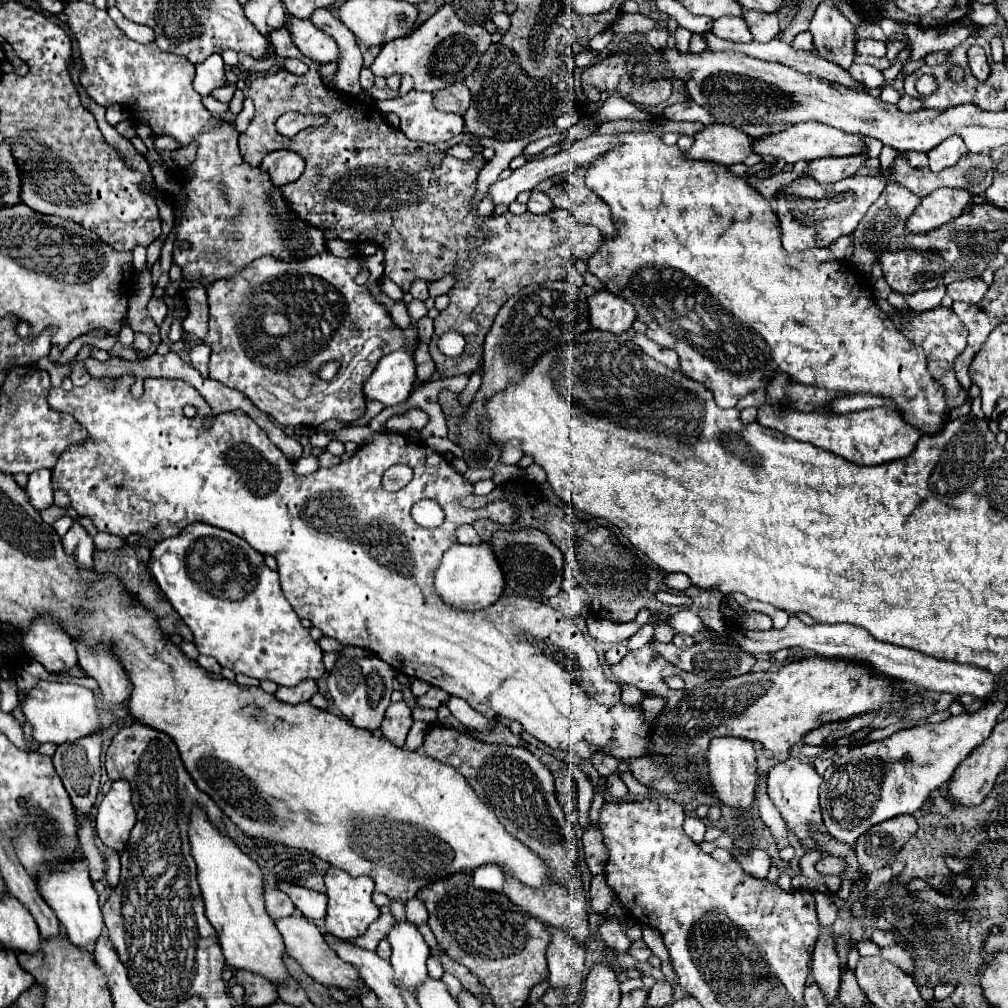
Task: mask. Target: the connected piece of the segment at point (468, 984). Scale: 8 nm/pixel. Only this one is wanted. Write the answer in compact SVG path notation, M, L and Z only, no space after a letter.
M431 949L431 953L433 953L435 957L439 957L439 961L443 963L443 969L445 969L445 971L449 971L451 975L455 975L455 977L461 981L463 989L471 991L473 995L485 995L485 987L477 981L477 977L475 977L471 971L467 971L467 969L465 969L463 965L459 965L459 963L451 961L447 955L439 953L437 949Z

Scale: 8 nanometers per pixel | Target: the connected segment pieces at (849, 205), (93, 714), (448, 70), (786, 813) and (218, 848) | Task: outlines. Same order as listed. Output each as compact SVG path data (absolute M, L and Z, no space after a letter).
M885 147L885 153L881 153L881 169L877 175L853 175L831 185L821 185L813 179L799 177L789 187L785 187L775 199L785 251L793 253L815 247L829 247L841 235L851 235L867 209L875 203L875 199L879 199L879 195L887 187L885 173L891 175L891 167L895 165L895 159L899 155L901 153L893 147Z
M39 681L31 691L27 691L19 699L21 711L27 723L33 727L33 739L39 743L67 743L75 741L83 735L89 735L97 729L107 729L113 723L111 709L97 707L99 701L91 689L73 685L73 683L53 683L53 681Z
M443 5L433 17L429 17L419 29L415 29L407 39L395 39L387 45L383 45L379 57L375 59L375 63L371 65L373 75L379 77L389 77L393 73L403 73L403 75L411 75L415 81L415 89L417 91L439 91L443 87L449 87L451 83L459 83L465 81L467 75L471 75L471 71L477 67L481 55L487 51L487 47L491 45L491 33L483 27L483 25L469 25L463 23L457 15L453 5Z
M785 759L777 765L773 765L769 769L769 797L773 801L773 805L781 811L787 827L795 833L795 837L801 841L803 847L807 849L815 849L815 841L813 841L813 833L809 831L809 825L819 827L819 831L823 831L823 823L821 823L821 807L819 807L819 785L821 785L821 775L815 771L815 767L811 763L803 763L799 759Z
M199 807L191 809L189 845L197 863L197 883L205 901L207 919L219 935L225 961L235 969L247 969L271 979L271 983L287 983L289 973L283 967L283 939L275 921L267 915L263 905L263 873L259 865L247 857L237 843L223 831L209 823L207 813Z

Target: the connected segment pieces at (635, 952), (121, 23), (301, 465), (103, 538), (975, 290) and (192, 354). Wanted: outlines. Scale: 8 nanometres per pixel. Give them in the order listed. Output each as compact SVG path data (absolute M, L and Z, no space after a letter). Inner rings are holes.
M639 939L639 941L633 941L633 943L631 943L629 954L634 959L641 962L647 961L647 959L651 957L651 951L649 951L649 947L643 943L643 939Z
M111 7L107 9L109 17L115 21L115 25L133 41L137 43L153 43L155 41L155 31L151 27L145 27L145 25L139 25L139 23L133 23L131 19L123 17L123 13L117 9L117 7Z
M309 455L309 457L301 457L295 463L295 473L297 475L309 475L315 473L319 469L319 457L317 455Z
M97 533L95 535L95 547L97 549L119 549L119 547L123 547L123 539L121 537L117 537L117 535L111 535L111 533Z
M965 279L965 281L955 281L955 283L947 285L947 295L953 301L979 303L979 299L983 299L987 289L989 289L989 285L983 283L981 279Z
M193 343L189 347L189 361L191 365L201 373L203 378L209 377L208 362L210 358L211 349L205 343Z

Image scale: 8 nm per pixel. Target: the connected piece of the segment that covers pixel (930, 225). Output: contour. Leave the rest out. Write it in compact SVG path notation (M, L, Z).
M943 187L939 191L933 191L931 195L921 199L919 207L915 209L915 215L907 219L907 231L927 233L931 229L937 229L943 223L959 217L971 205L973 205L973 195L965 189Z

